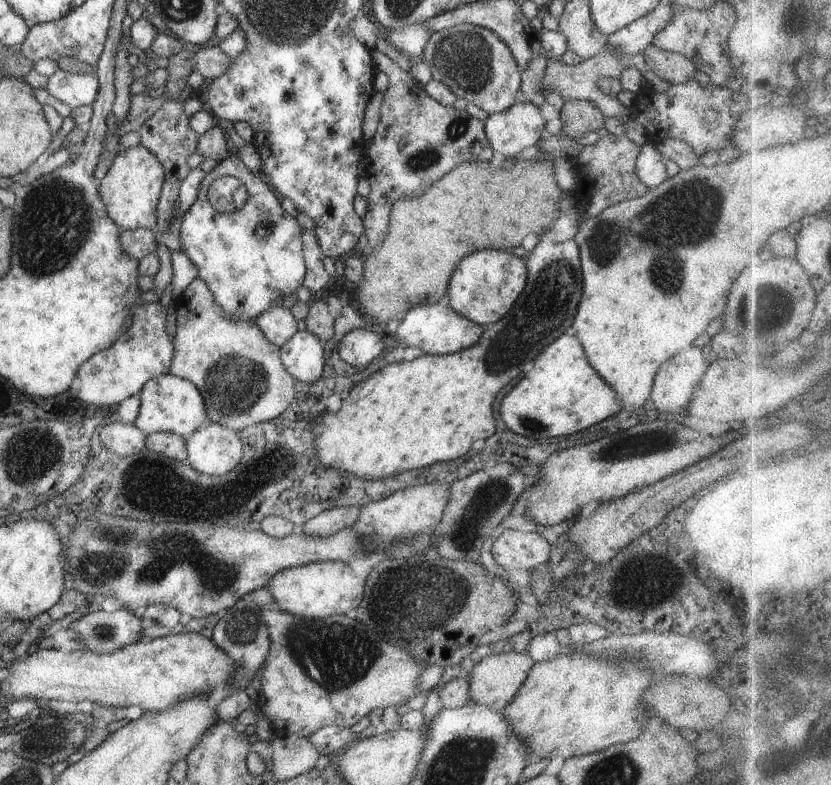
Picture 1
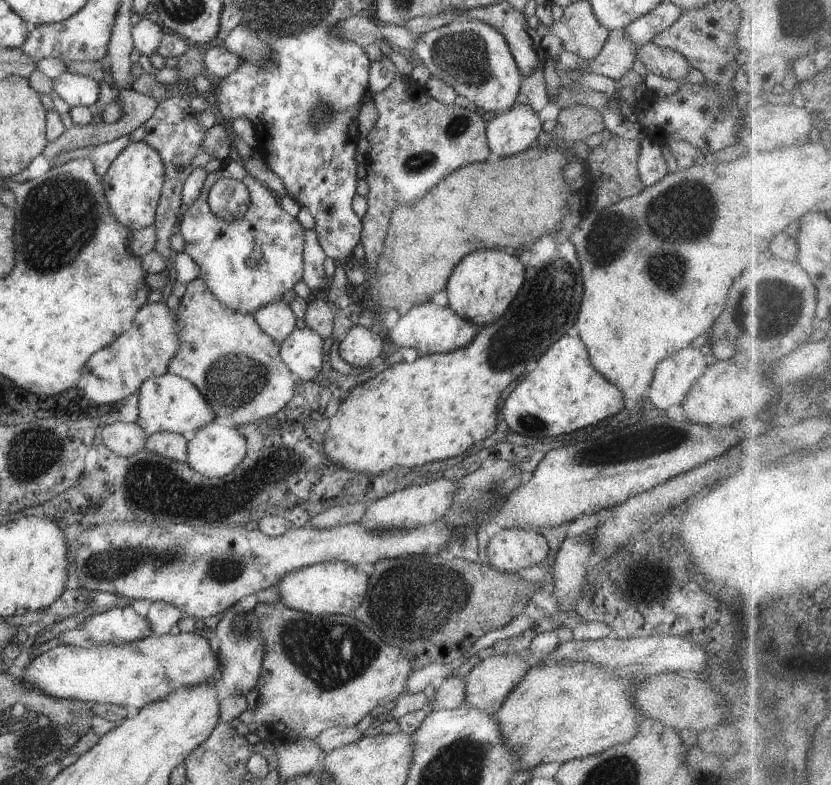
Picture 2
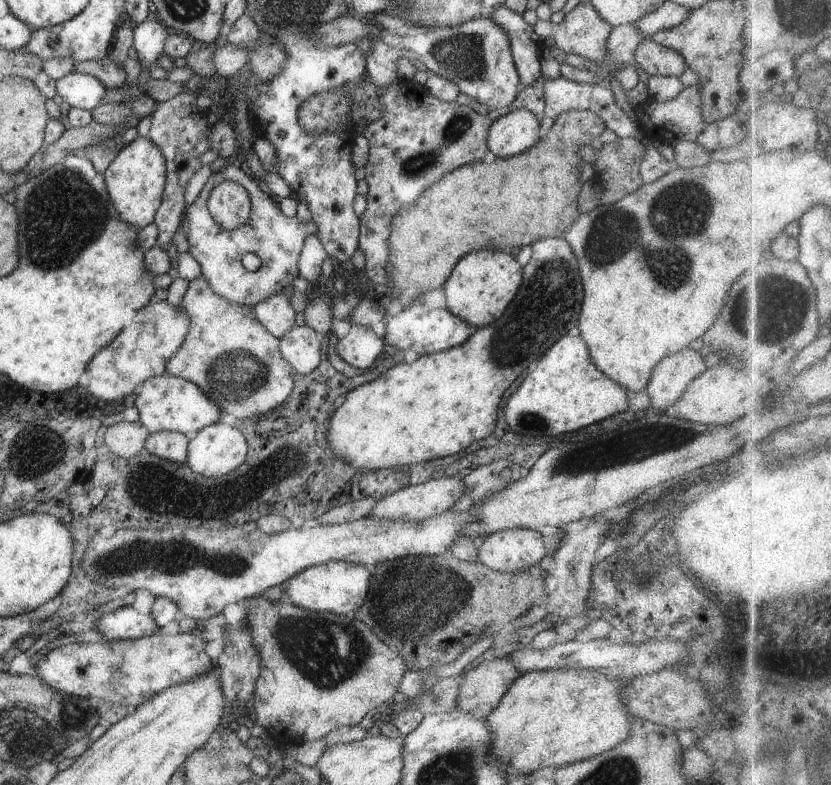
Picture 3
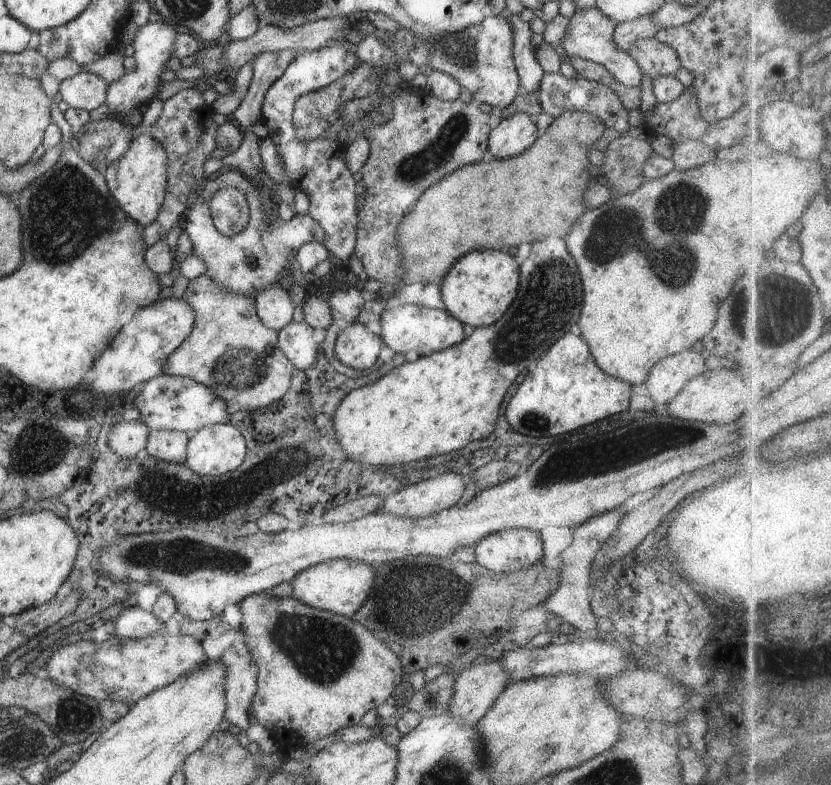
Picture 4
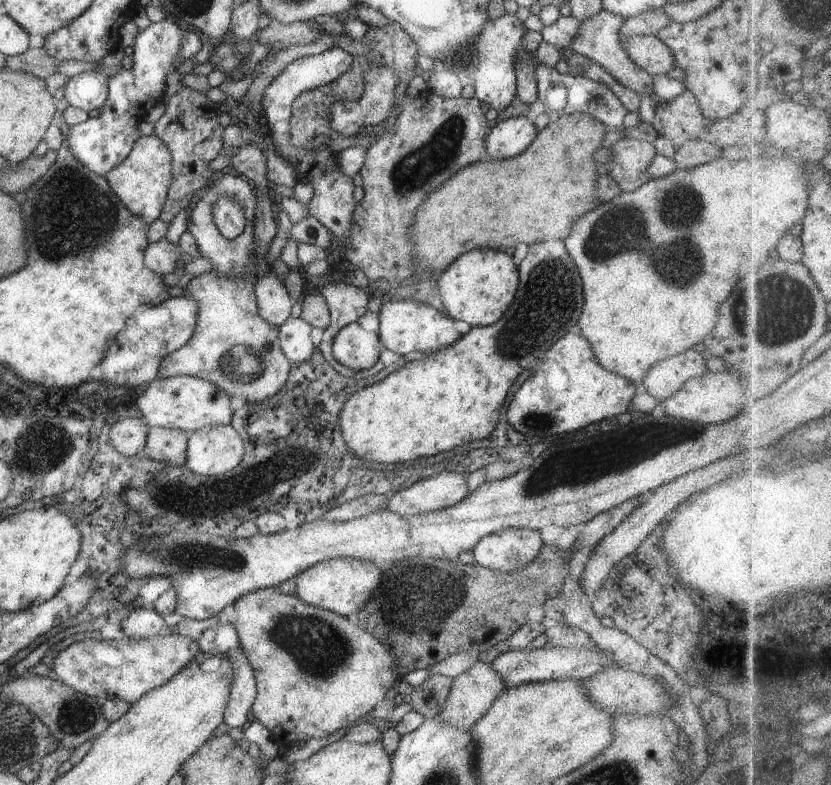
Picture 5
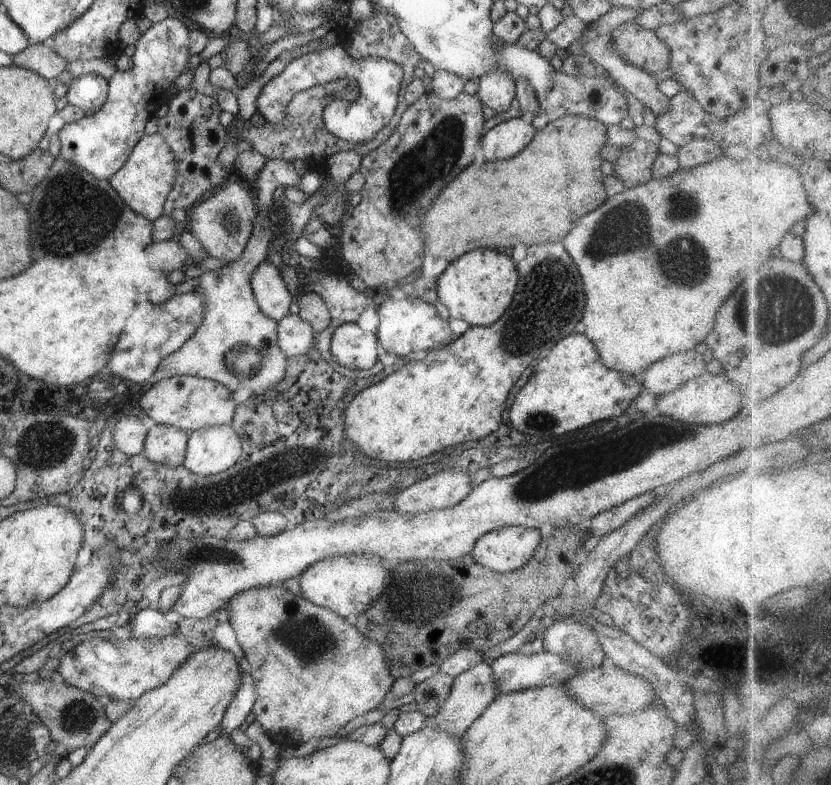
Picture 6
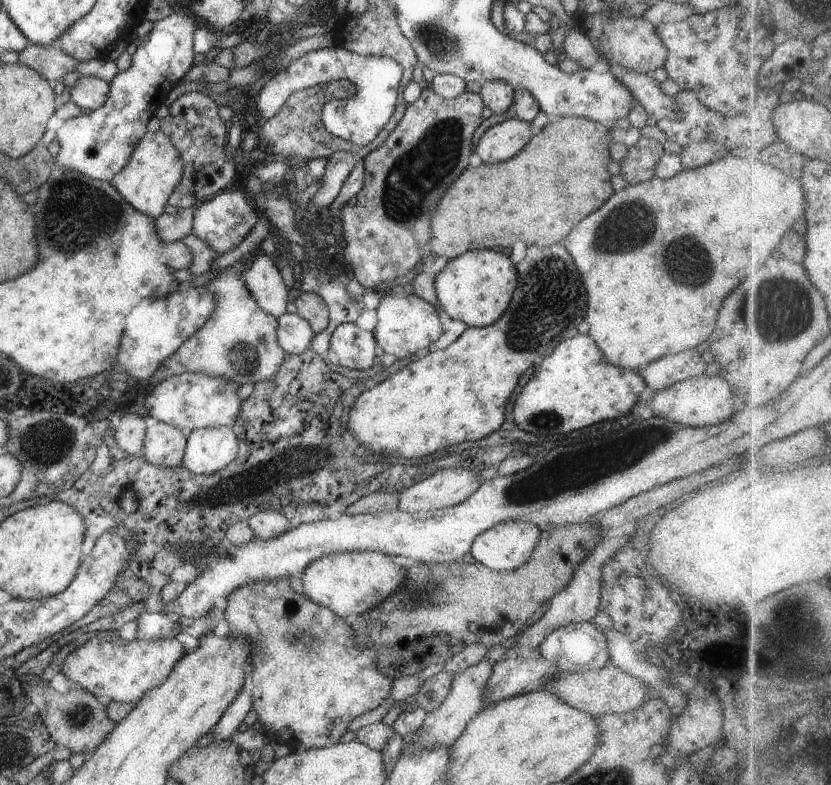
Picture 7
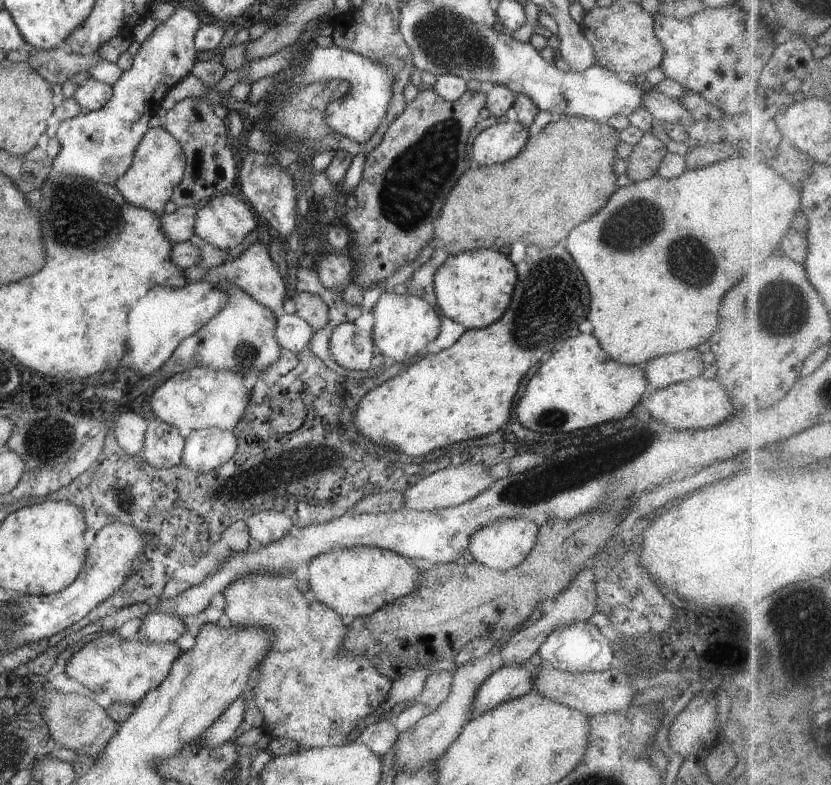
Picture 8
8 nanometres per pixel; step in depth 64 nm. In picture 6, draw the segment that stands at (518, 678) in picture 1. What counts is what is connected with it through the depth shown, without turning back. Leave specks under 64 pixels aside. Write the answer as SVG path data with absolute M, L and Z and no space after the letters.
M485 658L478 662L476 666L472 666L466 672L455 676L453 686L446 697L446 702L442 704L439 714L433 717L427 717L425 722L426 724L440 726L440 730L444 730L448 734L462 736L466 732L466 729L470 728L471 724L474 724L474 720L478 716L482 716L484 710L494 702L497 694L498 682L494 678L494 672L490 666L490 662Z

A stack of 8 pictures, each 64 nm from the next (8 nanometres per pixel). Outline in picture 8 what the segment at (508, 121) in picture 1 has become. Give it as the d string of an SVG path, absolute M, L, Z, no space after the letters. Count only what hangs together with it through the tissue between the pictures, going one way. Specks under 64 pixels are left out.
M505 119L486 128L470 145L477 166L491 166L516 157L529 140L529 128Z

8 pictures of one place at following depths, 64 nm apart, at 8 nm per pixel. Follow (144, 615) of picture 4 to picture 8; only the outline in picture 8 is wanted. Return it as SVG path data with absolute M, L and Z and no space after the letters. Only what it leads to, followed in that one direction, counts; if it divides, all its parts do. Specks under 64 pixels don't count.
M167 612L147 613L142 616L142 641L176 642L186 632L184 622Z

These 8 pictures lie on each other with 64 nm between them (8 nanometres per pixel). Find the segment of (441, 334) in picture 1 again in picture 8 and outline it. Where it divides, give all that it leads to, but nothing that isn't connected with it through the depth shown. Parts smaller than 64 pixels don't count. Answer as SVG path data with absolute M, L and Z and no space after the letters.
M384 289L371 313L376 321L371 330L375 349L382 355L392 358L394 362L406 362L416 356L420 350L431 346L440 334L441 315L438 309L413 295L395 294Z

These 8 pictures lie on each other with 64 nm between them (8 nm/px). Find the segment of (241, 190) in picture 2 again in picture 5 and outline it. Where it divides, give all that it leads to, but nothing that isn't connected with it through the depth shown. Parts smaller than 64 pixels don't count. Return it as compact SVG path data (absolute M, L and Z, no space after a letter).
M220 196L212 204L212 216L216 228L226 239L240 236L248 222L244 216L244 208L230 196Z

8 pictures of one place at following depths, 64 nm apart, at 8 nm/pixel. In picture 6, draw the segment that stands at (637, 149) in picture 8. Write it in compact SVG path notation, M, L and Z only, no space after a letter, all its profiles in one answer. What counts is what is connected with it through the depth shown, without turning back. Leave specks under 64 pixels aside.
M636 139L628 146L622 146L621 155L613 163L614 176L622 181L625 189L646 184L652 178L652 166L658 158L657 144Z

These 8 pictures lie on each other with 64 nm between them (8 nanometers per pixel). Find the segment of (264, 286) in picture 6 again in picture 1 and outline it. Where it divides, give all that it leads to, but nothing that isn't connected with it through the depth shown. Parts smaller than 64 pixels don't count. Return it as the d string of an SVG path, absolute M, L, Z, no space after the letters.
M283 306L265 310L254 321L265 337L277 347L286 344L295 335L298 326L291 309Z

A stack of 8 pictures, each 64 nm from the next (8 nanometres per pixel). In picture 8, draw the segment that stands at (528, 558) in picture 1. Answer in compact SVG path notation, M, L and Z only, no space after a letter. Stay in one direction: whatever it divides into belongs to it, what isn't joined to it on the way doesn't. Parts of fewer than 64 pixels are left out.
M502 518L472 534L468 552L474 557L475 562L490 569L508 571L526 560L526 556L536 546L538 532L539 526L526 518Z

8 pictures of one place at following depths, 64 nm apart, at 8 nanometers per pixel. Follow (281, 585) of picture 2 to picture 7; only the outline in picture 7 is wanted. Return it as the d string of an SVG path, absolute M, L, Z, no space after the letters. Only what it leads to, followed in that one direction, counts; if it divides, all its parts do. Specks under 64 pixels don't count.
M342 552L321 557L319 560L313 561L303 573L302 584L304 586L304 594L312 602L328 608L337 616L346 618L353 614L364 614L372 608L376 608L378 604L382 604L382 600L386 600L392 592L396 592L398 588L404 586L404 568L394 564L392 557L380 552Z

